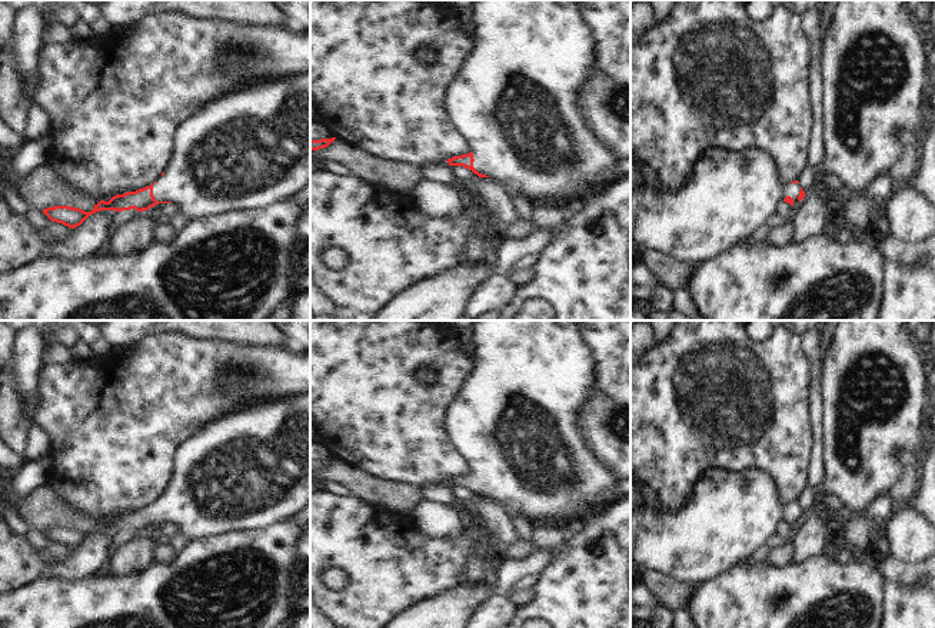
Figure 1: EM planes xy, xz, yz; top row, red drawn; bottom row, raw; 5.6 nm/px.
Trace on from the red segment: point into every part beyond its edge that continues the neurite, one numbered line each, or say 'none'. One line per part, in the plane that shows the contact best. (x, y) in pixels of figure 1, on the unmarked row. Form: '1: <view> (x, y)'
1: xy (248, 471)

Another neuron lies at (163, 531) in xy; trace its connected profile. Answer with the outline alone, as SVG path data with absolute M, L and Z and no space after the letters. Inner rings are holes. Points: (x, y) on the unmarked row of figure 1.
M159 524L149 529L152 534L157 536L159 541L162 539L172 539L176 534L179 534L179 528L173 524Z

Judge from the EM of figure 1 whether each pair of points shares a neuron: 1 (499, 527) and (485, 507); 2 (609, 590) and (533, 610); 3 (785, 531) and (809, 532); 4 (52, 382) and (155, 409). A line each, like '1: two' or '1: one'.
1: one
2: one
3: two
4: one

